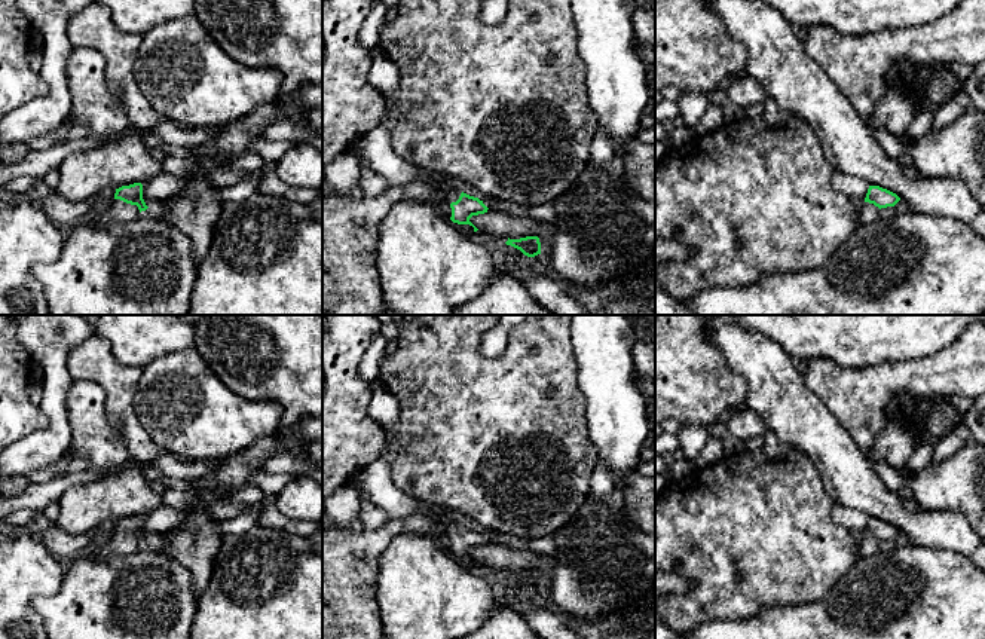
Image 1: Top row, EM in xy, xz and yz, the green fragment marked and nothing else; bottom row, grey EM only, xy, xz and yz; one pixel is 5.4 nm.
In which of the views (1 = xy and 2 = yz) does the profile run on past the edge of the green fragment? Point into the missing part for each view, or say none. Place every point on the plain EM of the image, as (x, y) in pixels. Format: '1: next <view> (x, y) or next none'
1: next xy (118, 544)
2: next yz (868, 546)

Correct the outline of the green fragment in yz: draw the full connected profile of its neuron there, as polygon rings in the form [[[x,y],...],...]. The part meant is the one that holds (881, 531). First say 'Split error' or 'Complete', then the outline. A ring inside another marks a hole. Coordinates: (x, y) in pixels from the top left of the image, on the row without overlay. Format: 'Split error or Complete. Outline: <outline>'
Split error. Outline: [[[869,519],[866,531],[859,536],[859,553],[860,557],[866,557],[880,550],[880,542],[894,539],[900,531],[880,519]]]

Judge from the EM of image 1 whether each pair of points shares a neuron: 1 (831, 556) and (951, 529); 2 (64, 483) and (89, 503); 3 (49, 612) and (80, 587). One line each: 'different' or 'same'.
1: different
2: different
3: same

